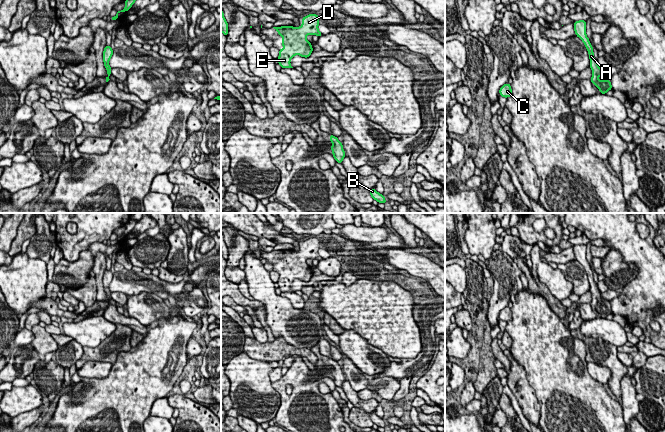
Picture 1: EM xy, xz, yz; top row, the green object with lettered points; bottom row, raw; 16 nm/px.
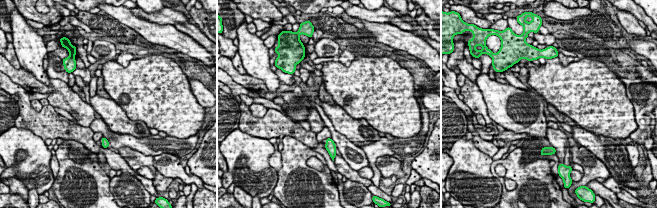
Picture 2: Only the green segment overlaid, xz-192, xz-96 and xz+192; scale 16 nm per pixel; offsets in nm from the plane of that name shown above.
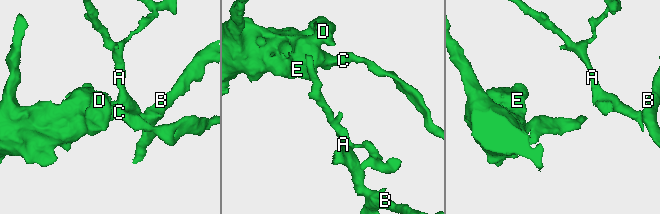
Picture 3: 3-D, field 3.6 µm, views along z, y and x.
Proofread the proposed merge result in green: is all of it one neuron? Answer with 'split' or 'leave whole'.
leave whole

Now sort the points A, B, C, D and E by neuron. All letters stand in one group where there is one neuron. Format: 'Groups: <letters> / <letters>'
Groups: A B C D E

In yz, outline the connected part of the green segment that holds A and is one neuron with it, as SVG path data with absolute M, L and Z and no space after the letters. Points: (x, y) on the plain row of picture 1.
M584 244L574 245L574 255L577 261L579 261L585 268L585 271L589 278L590 292L592 294L591 306L594 308L601 318L606 318L609 314L612 314L611 304L599 304L600 300L604 300L602 292L599 291L598 285L594 281L593 271L586 258L587 246Z

